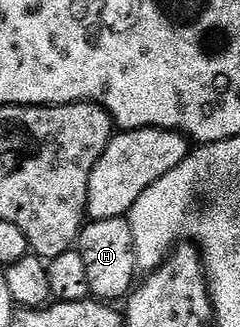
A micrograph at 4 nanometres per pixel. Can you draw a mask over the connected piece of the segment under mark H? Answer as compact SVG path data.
M125 217L99 219L82 225L81 233L75 242L75 248L79 255L83 255L89 291L96 300L117 303L117 300L120 302L122 299L128 298L138 280L139 270L135 263L135 247L131 239L131 227Z

